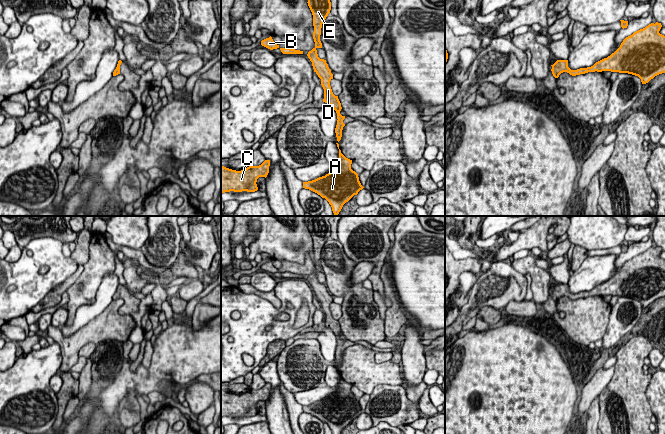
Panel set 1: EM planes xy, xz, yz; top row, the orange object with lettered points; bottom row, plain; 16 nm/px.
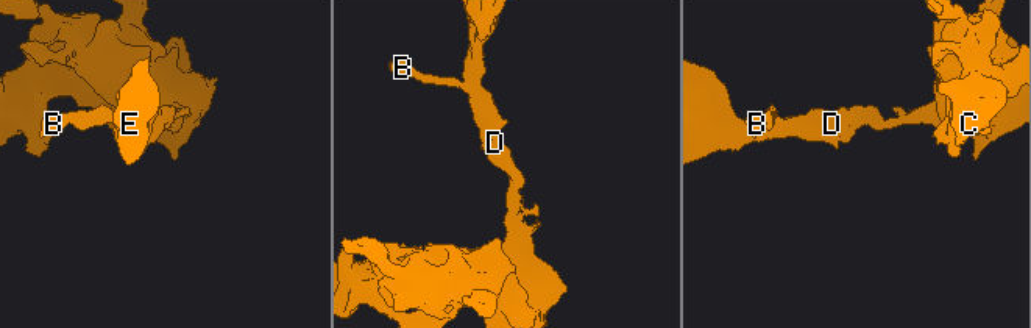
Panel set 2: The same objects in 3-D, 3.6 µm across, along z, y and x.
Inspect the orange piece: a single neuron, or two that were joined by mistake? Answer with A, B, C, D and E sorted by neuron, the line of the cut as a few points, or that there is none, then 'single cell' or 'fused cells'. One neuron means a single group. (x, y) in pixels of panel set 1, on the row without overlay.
A B C D E | no cut | single cell

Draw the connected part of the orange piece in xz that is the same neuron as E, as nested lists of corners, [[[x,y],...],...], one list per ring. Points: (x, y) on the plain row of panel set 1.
[[[310,216],[308,220],[308,230],[313,239],[313,263],[315,266],[315,271],[308,276],[307,280],[312,286],[314,296],[321,303],[321,309],[324,313],[324,323],[323,326],[331,329],[337,337],[337,349],[335,352],[335,357],[337,365],[339,366],[342,361],[342,354],[345,348],[343,344],[345,340],[340,338],[342,333],[341,327],[338,320],[335,320],[332,316],[330,305],[333,303],[333,298],[326,287],[326,284],[320,283],[317,278],[317,272],[322,272],[322,267],[320,265],[321,252],[324,244],[328,240],[331,234],[330,219],[333,216]]]

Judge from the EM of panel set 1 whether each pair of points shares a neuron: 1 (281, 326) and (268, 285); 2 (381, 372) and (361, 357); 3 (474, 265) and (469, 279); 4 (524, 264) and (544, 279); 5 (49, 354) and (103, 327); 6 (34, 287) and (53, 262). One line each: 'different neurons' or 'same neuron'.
1: different neurons
2: same neuron
3: different neurons
4: same neuron
5: different neurons
6: same neuron

